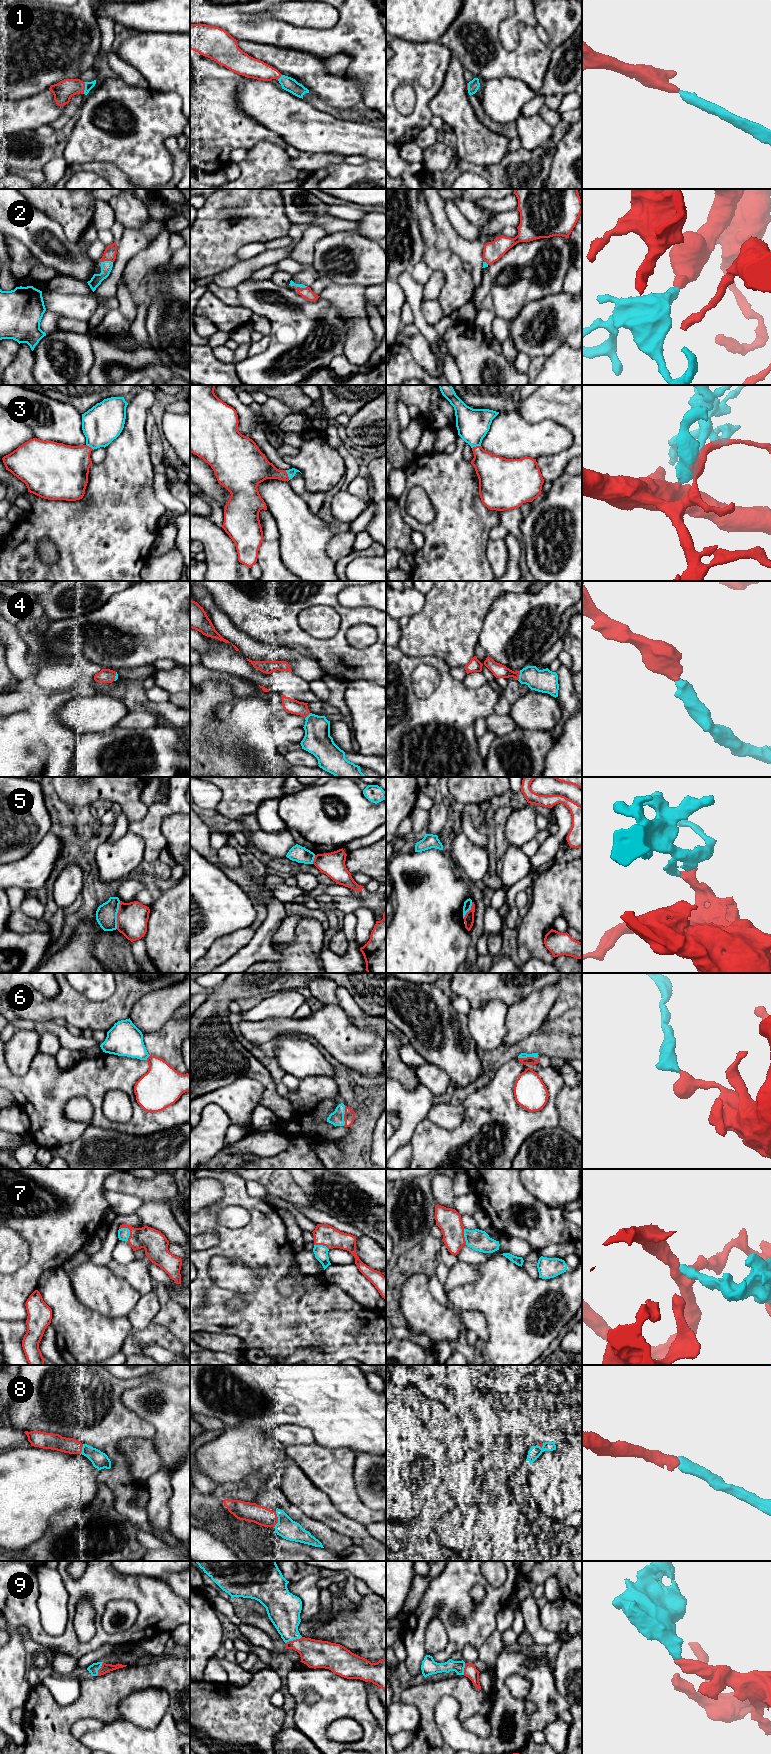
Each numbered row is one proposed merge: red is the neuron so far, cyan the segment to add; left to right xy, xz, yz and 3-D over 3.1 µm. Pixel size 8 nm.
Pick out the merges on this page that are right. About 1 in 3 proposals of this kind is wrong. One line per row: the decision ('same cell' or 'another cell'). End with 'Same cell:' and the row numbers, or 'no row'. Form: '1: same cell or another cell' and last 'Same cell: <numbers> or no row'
1: same cell
2: same cell
3: same cell
4: same cell
5: another cell
6: same cell
7: same cell
8: same cell
9: same cell
Same cell: 1, 2, 3, 4, 6, 7, 8, 9

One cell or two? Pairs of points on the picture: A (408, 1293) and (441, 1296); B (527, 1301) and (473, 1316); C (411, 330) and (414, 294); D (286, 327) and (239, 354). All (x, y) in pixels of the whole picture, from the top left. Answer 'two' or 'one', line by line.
A: two
B: two
C: two
D: two

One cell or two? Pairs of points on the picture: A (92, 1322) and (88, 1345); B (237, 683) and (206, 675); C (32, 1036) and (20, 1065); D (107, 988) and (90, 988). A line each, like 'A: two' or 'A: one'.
A: one
B: one
C: one
D: one

